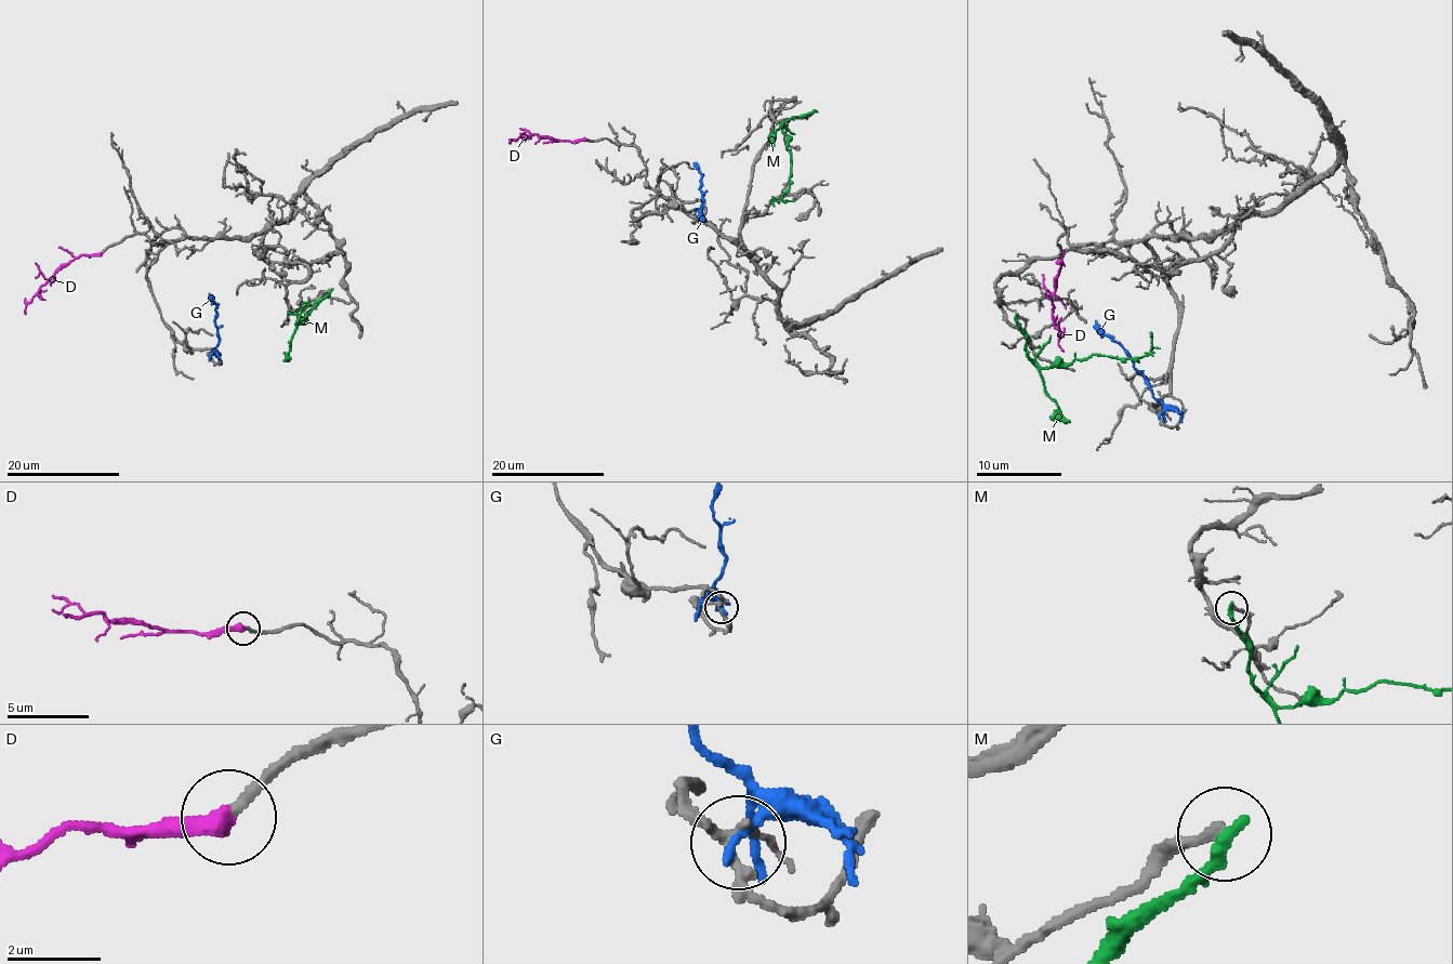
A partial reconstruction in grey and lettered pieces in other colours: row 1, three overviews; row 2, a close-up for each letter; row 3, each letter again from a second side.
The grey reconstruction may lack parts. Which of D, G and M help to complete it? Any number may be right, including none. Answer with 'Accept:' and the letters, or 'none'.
Accept: D

